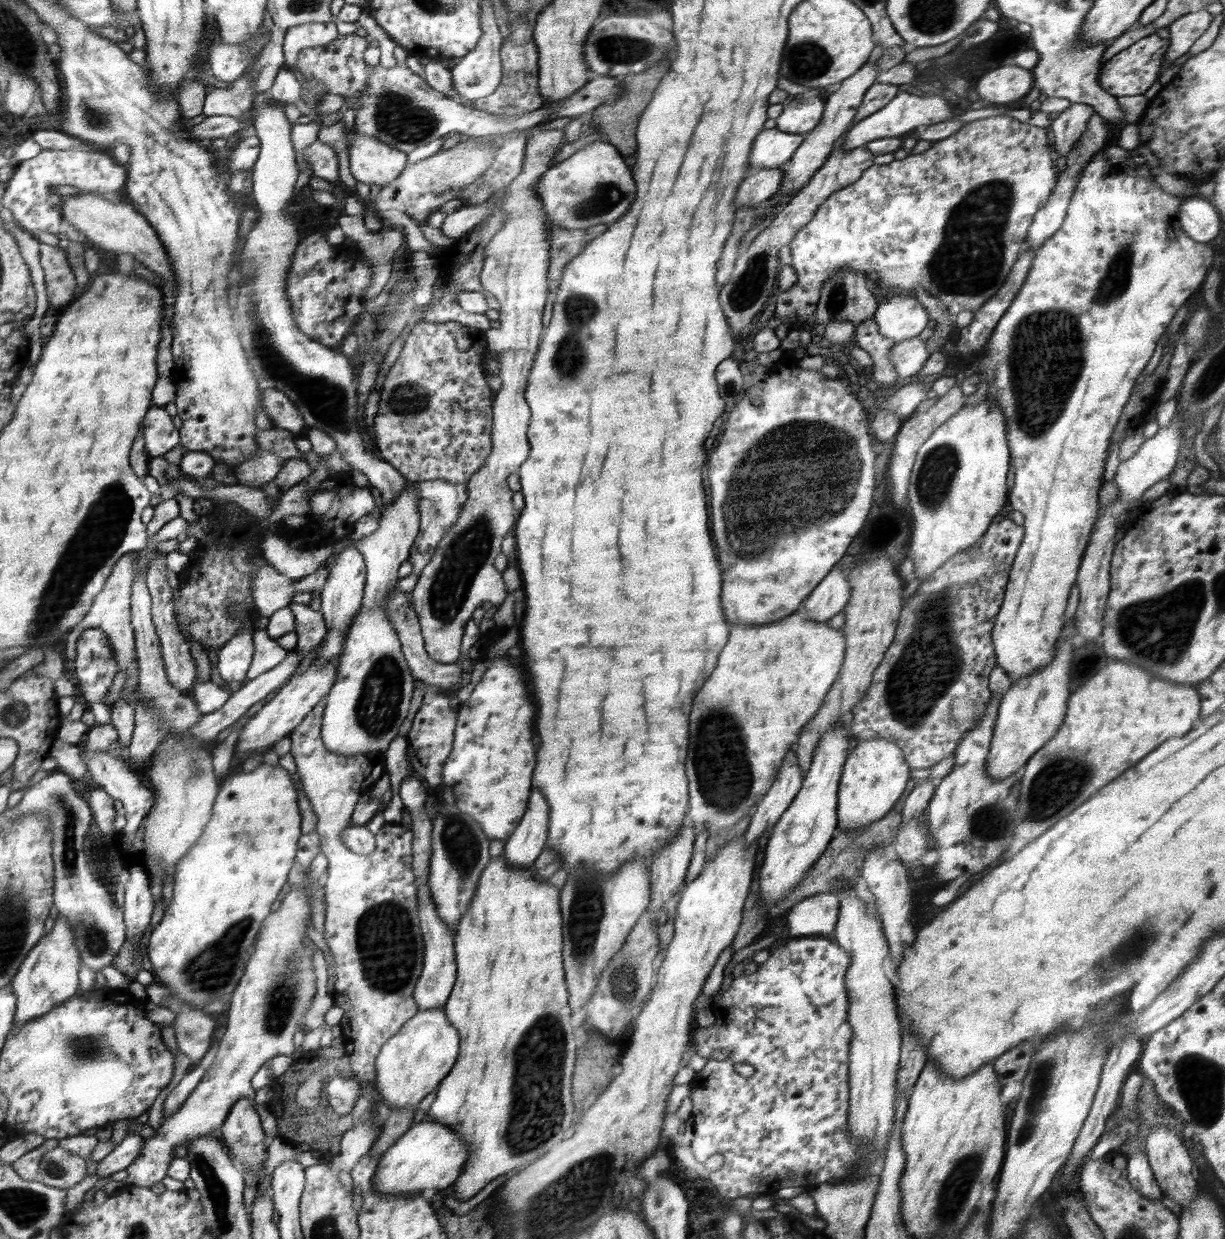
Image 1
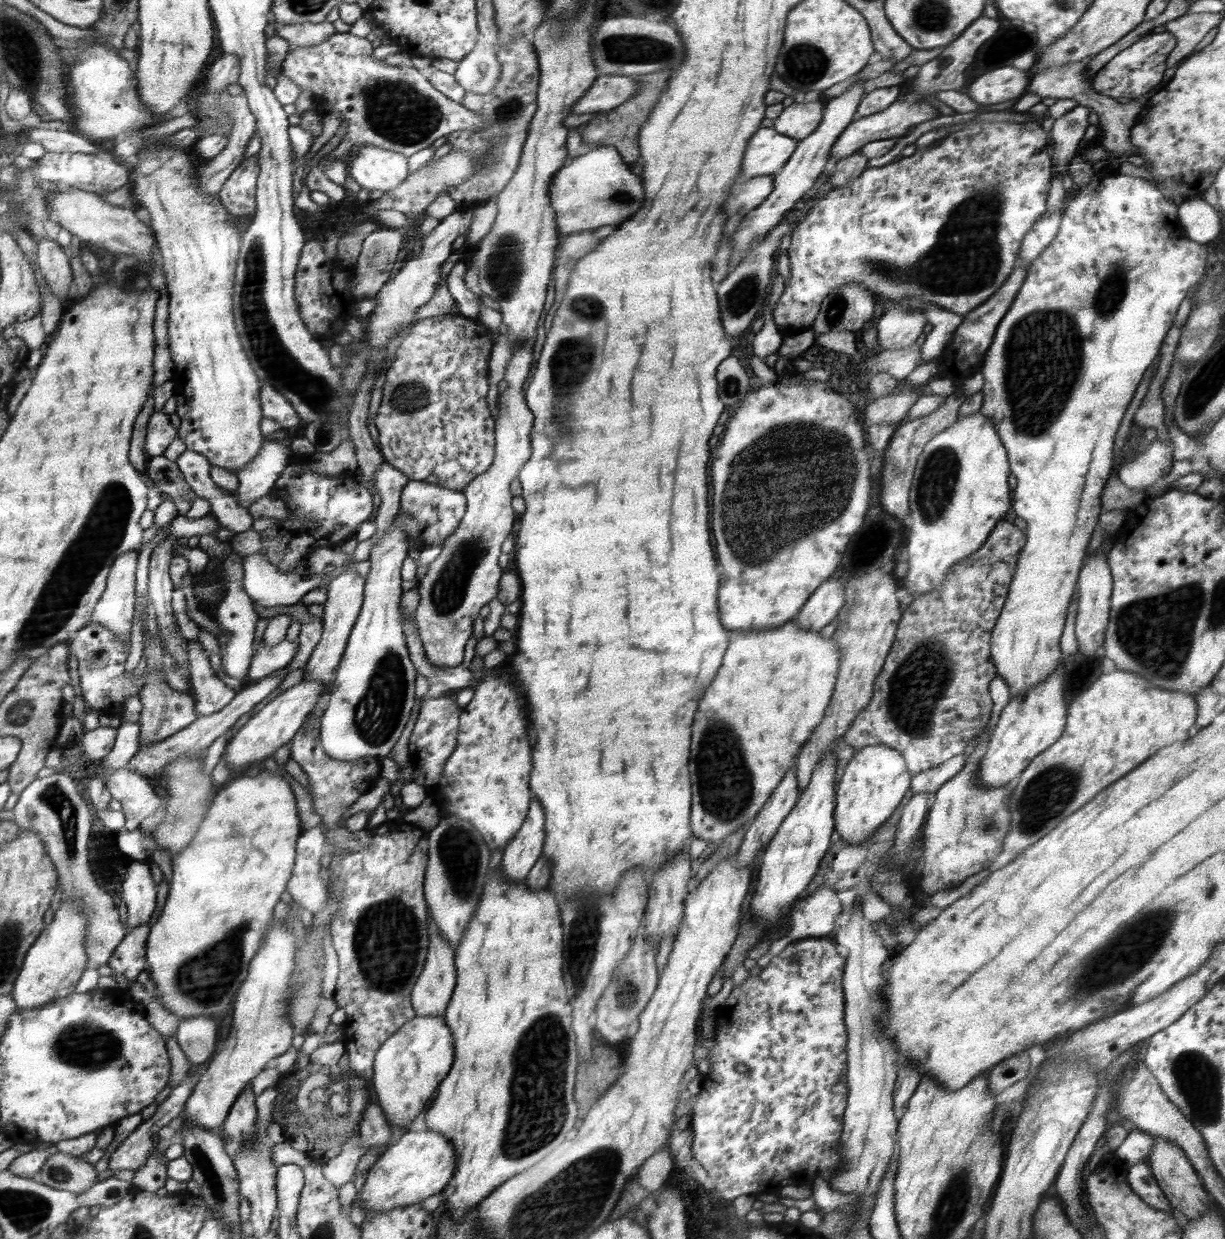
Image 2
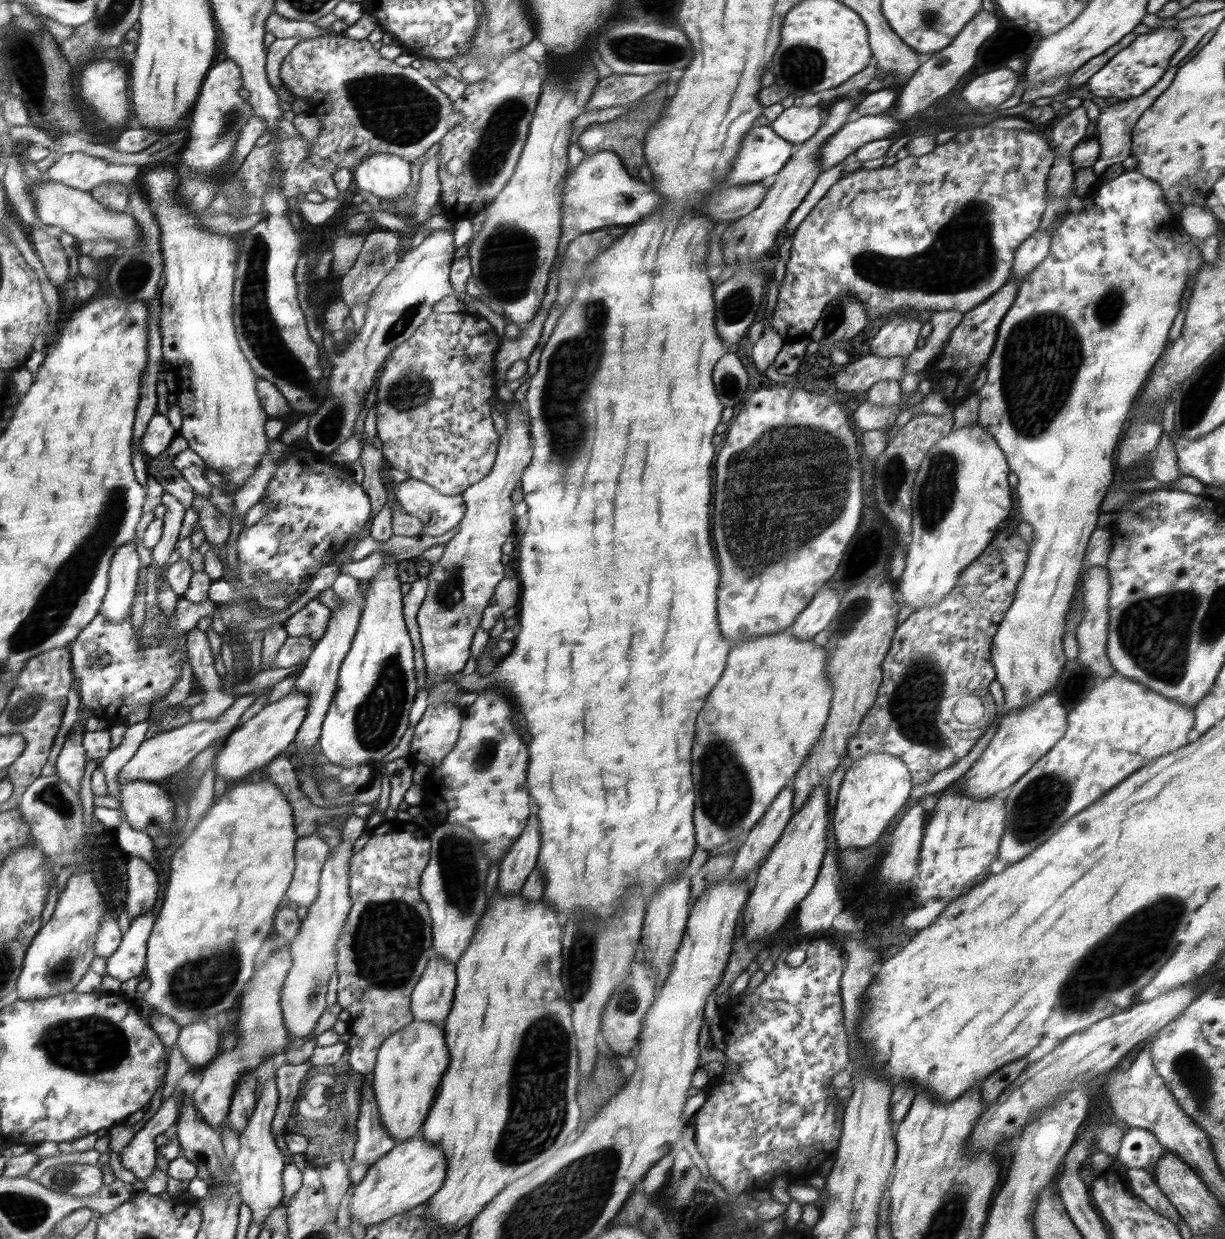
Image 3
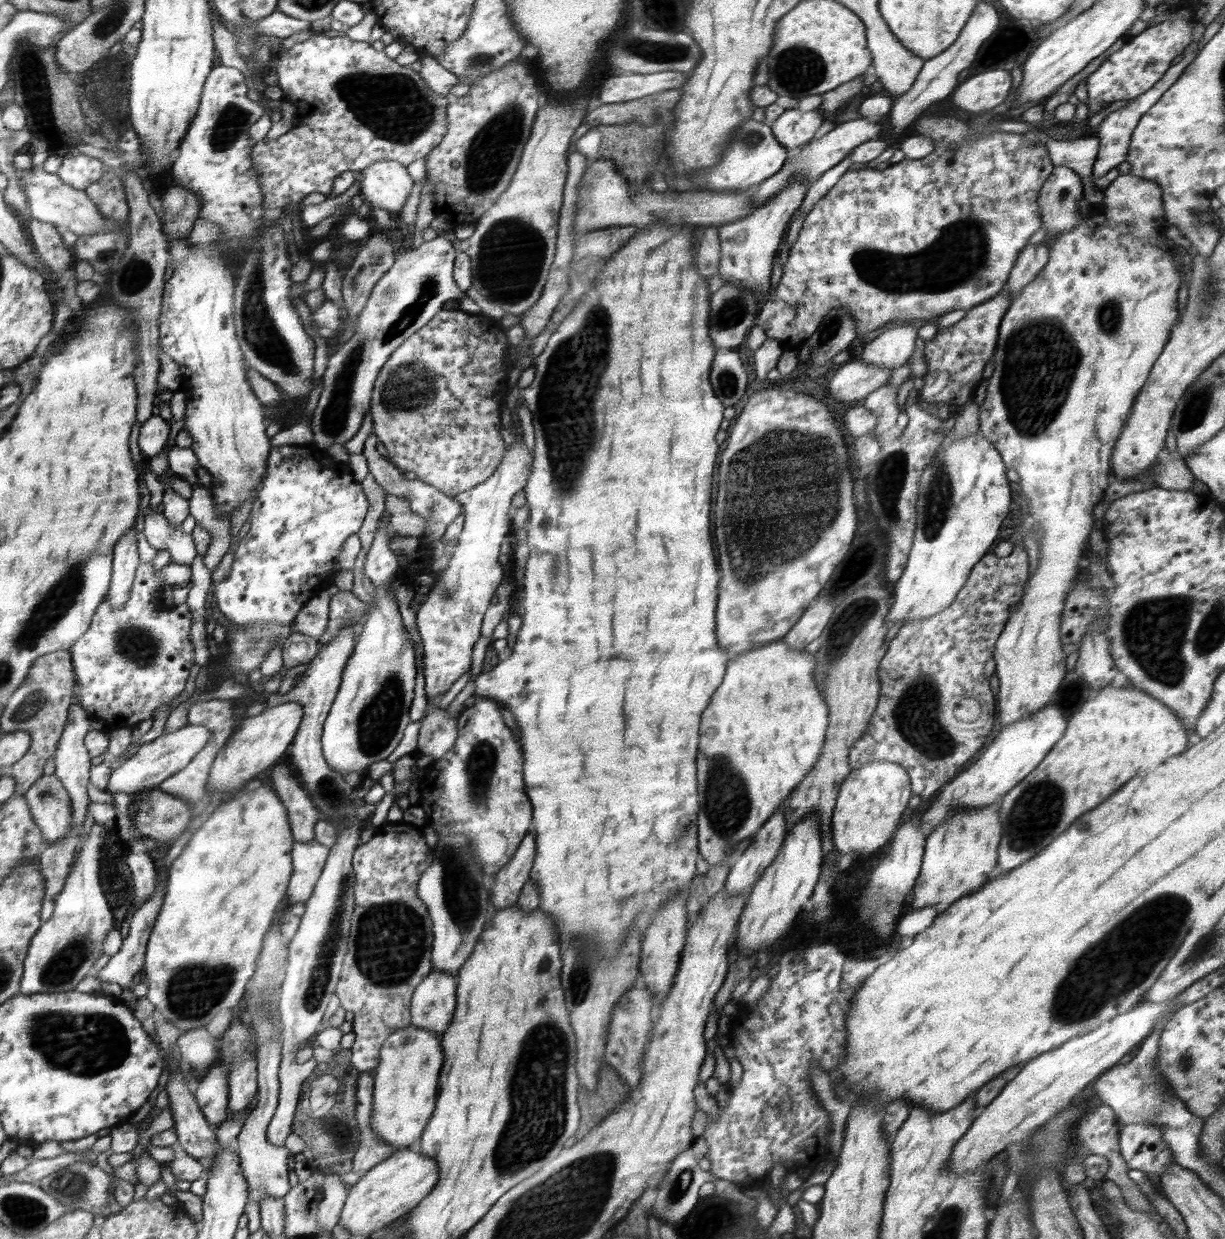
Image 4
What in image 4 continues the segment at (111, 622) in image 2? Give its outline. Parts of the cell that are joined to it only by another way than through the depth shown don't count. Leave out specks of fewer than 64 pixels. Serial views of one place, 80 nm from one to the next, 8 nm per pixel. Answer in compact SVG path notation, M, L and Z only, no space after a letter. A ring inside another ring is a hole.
M136 529L128 532L118 540L115 548L113 564L113 584L109 587L108 602L113 609L124 607L128 602L136 578L138 566L140 566L140 553L137 551Z

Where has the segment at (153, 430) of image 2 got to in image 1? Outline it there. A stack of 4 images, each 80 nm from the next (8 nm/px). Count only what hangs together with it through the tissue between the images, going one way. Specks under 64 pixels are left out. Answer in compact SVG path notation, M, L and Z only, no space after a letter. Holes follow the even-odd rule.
M151 406L143 421L145 449L151 457L162 457L165 452L181 444L179 430L172 423L173 418L165 407Z

